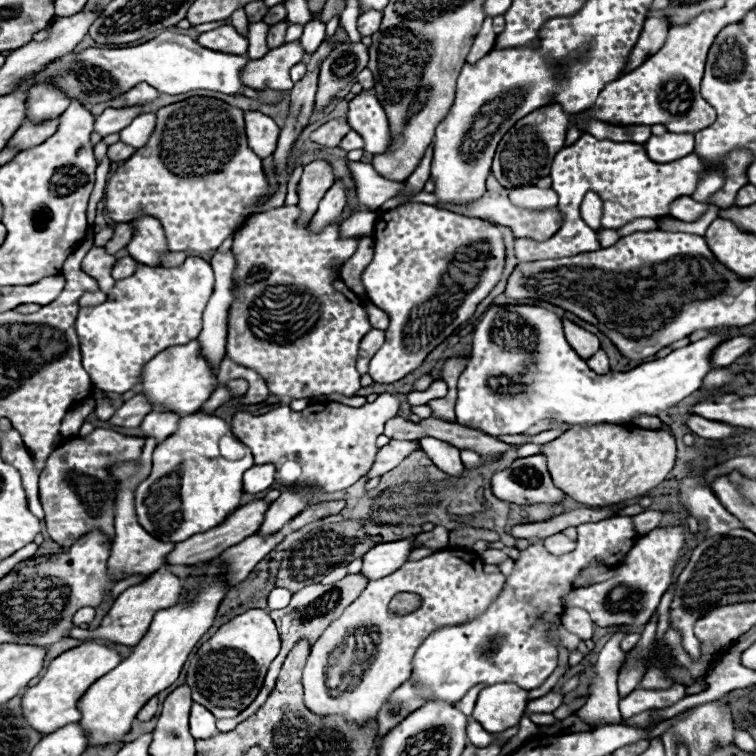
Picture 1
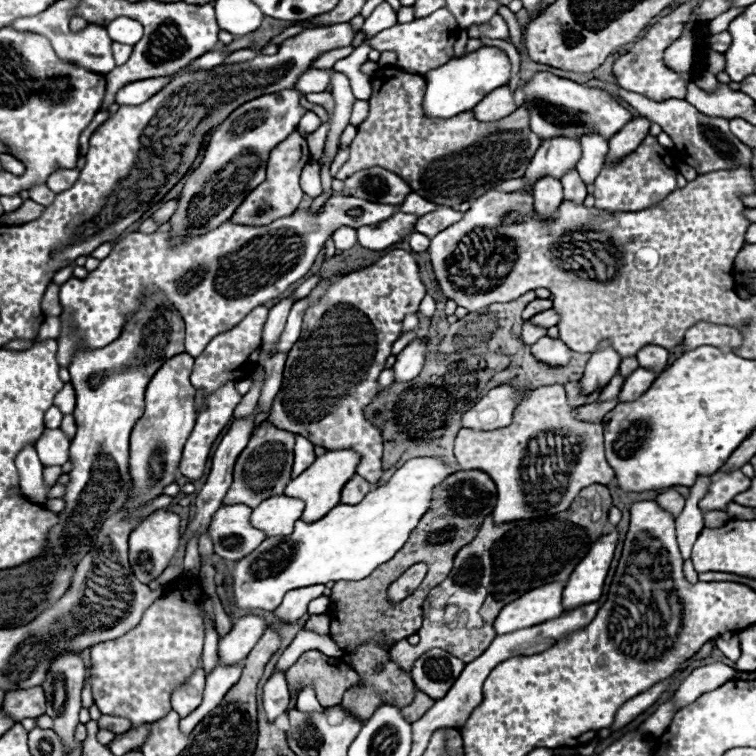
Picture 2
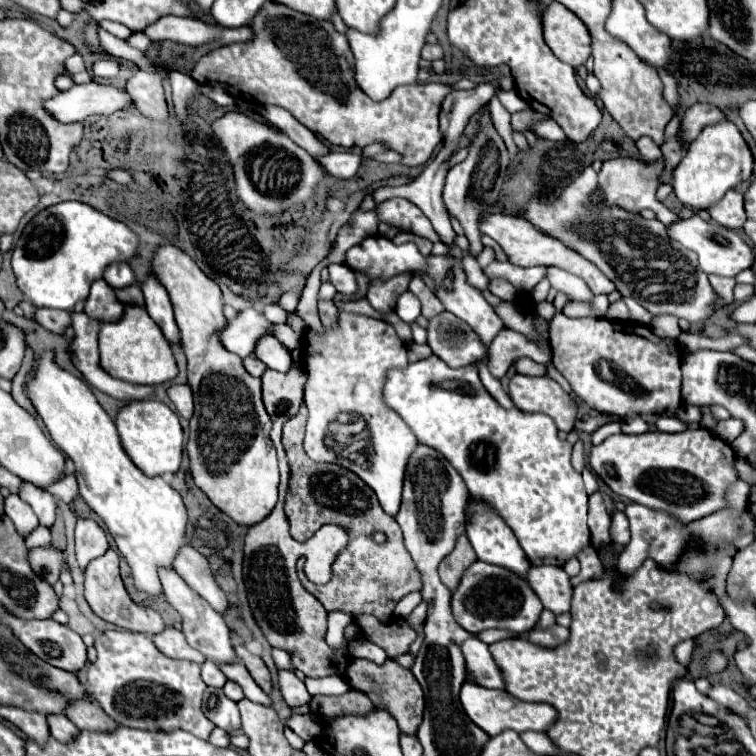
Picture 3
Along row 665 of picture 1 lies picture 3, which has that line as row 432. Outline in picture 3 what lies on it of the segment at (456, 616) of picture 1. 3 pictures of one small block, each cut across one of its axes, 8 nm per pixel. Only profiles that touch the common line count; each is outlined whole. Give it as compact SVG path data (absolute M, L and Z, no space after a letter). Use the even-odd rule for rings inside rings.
M338 312L338 316L340 316L338 330L326 328L324 336L318 336L314 330L308 330L304 334L304 350L308 352L304 360L308 374L308 382L304 388L304 402L310 410L304 448L314 462L338 464L358 474L376 492L382 510L386 510L386 514L390 516L396 516L402 498L406 462L410 460L410 454L414 454L414 450L418 448L418 440L408 430L406 422L398 414L394 414L394 410L390 410L386 402L382 402L382 386L386 382L386 374L390 368L406 368L408 364L406 346L400 342L394 328L384 320L350 312Z

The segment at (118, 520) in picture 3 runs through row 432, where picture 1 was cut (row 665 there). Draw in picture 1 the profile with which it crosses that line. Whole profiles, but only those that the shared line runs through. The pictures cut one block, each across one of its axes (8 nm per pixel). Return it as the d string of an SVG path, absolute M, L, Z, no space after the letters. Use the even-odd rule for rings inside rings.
M84 642L72 650L62 652L58 658L50 662L46 668L46 674L42 680L28 688L22 698L22 712L24 718L30 722L30 726L42 734L50 734L66 724L78 722L82 718L82 712L78 712L78 698L84 696L84 692L104 674L108 674L112 668L116 668L122 662L120 654L114 648L108 648L104 644L96 642Z

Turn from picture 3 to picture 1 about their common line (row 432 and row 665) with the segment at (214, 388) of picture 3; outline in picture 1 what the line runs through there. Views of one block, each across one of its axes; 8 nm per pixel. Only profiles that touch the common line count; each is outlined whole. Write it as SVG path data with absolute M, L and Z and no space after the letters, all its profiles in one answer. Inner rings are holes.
M250 610L232 618L208 642L204 642L190 660L186 684L192 690L192 700L208 708L218 720L238 716L258 696L268 666L278 652L280 636L268 612Z

